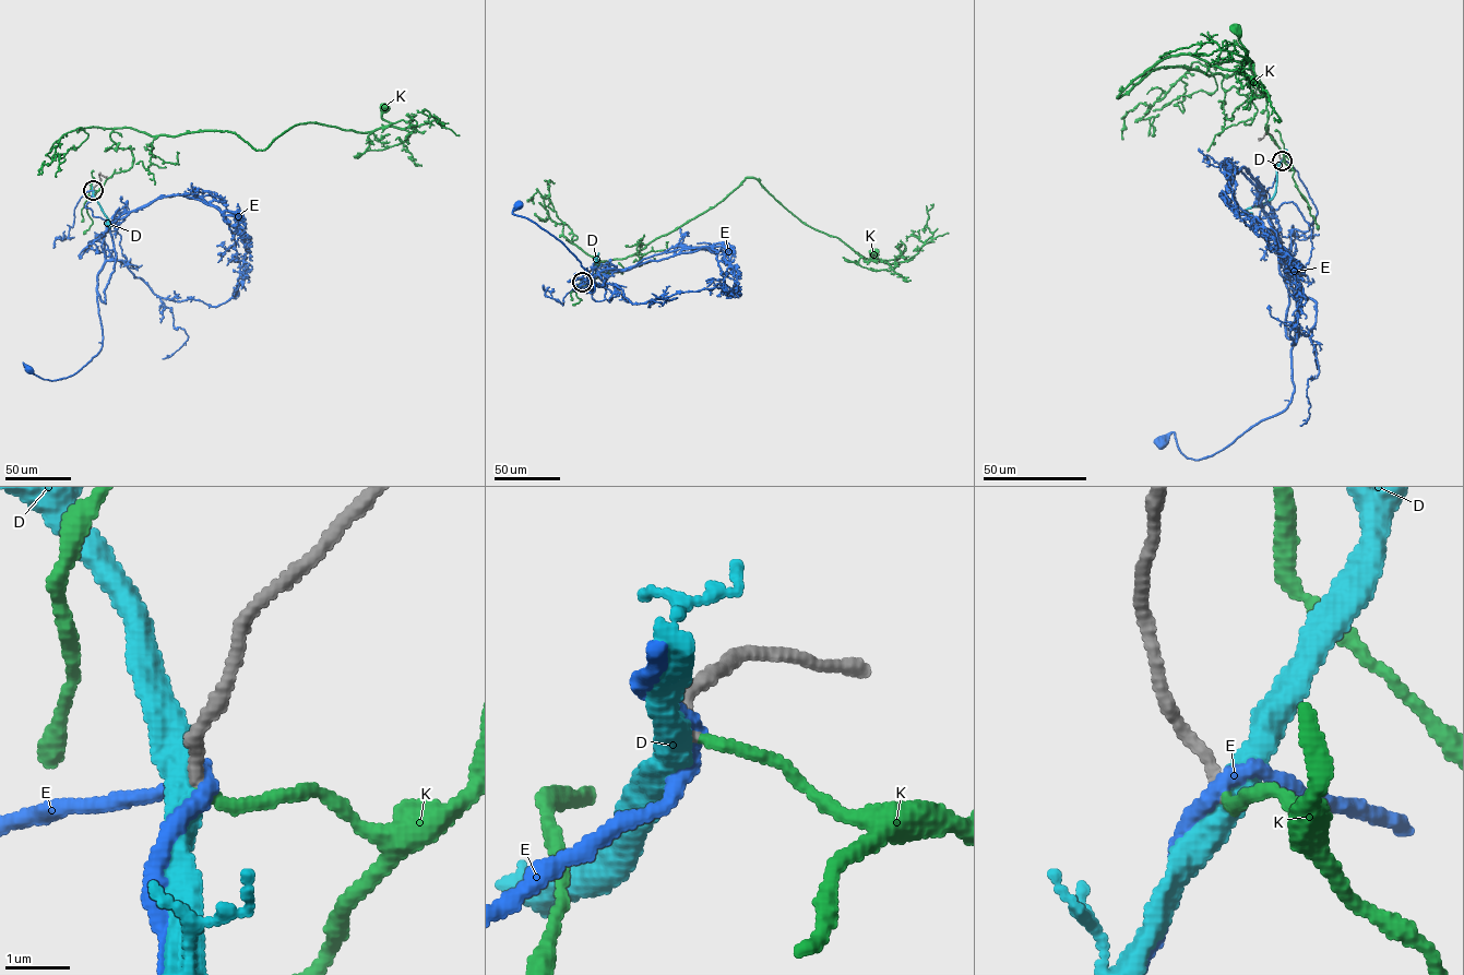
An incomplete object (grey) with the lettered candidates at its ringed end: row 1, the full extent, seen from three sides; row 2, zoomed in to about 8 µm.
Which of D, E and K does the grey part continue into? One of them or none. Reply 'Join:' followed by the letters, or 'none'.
Join: K

